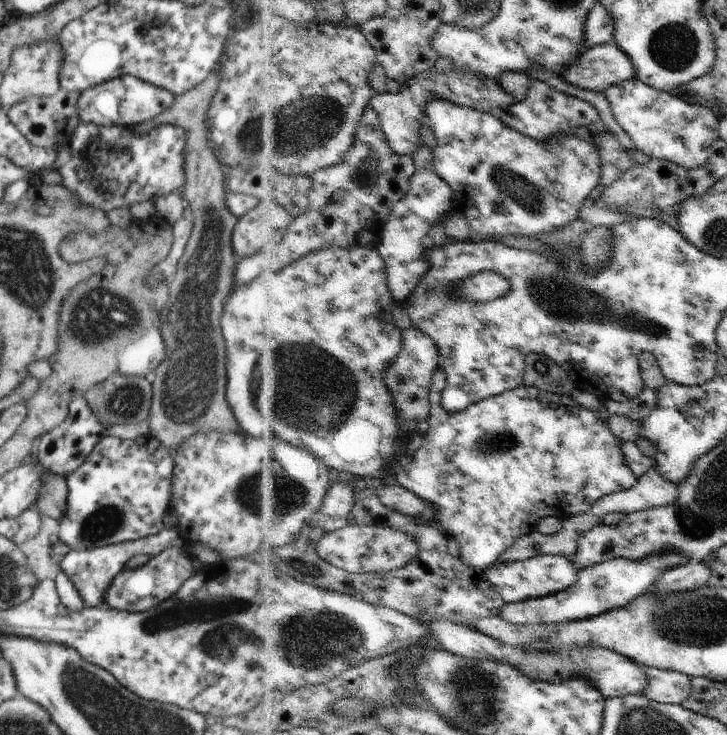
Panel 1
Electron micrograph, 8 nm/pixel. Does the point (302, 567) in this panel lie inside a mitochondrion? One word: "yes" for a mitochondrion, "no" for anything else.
yes

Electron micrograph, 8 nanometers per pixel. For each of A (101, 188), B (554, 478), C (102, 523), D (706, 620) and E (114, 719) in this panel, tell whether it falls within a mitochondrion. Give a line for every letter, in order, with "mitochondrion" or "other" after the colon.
A: other
B: other
C: mitochondrion
D: mitochondrion
E: mitochondrion

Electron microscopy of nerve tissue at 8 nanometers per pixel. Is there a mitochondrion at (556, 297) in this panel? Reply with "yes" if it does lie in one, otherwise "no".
yes

